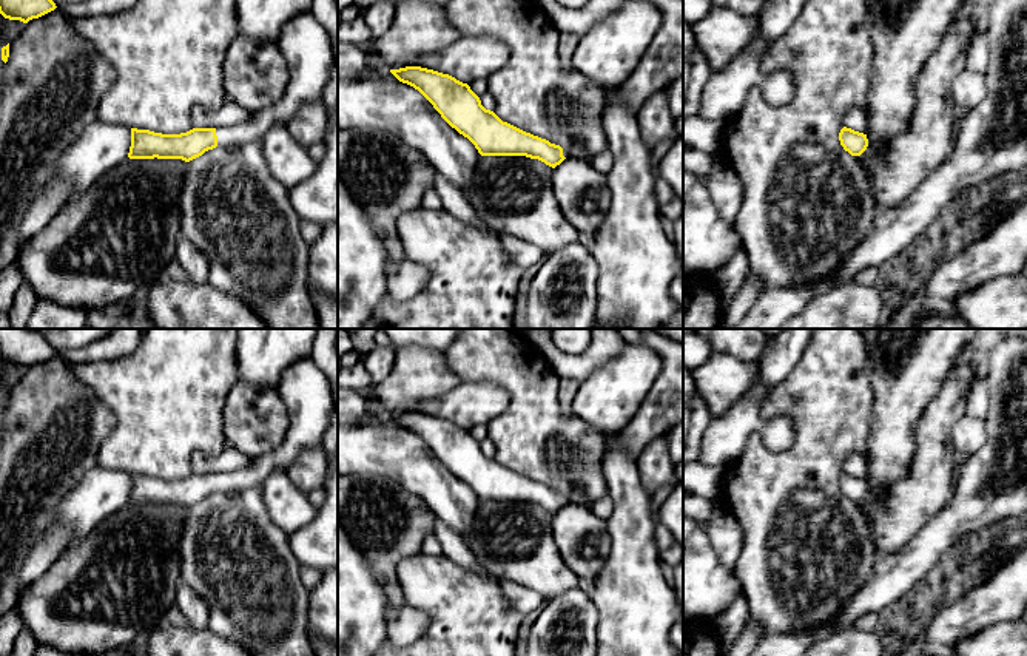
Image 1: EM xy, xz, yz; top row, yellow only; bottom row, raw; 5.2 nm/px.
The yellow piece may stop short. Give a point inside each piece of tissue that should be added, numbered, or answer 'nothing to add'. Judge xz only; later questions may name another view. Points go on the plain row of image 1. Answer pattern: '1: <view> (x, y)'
1: xz (568, 497)

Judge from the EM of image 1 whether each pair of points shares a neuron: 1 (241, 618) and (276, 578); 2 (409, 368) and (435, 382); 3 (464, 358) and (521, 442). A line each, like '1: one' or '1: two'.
1: one
2: one
3: one

